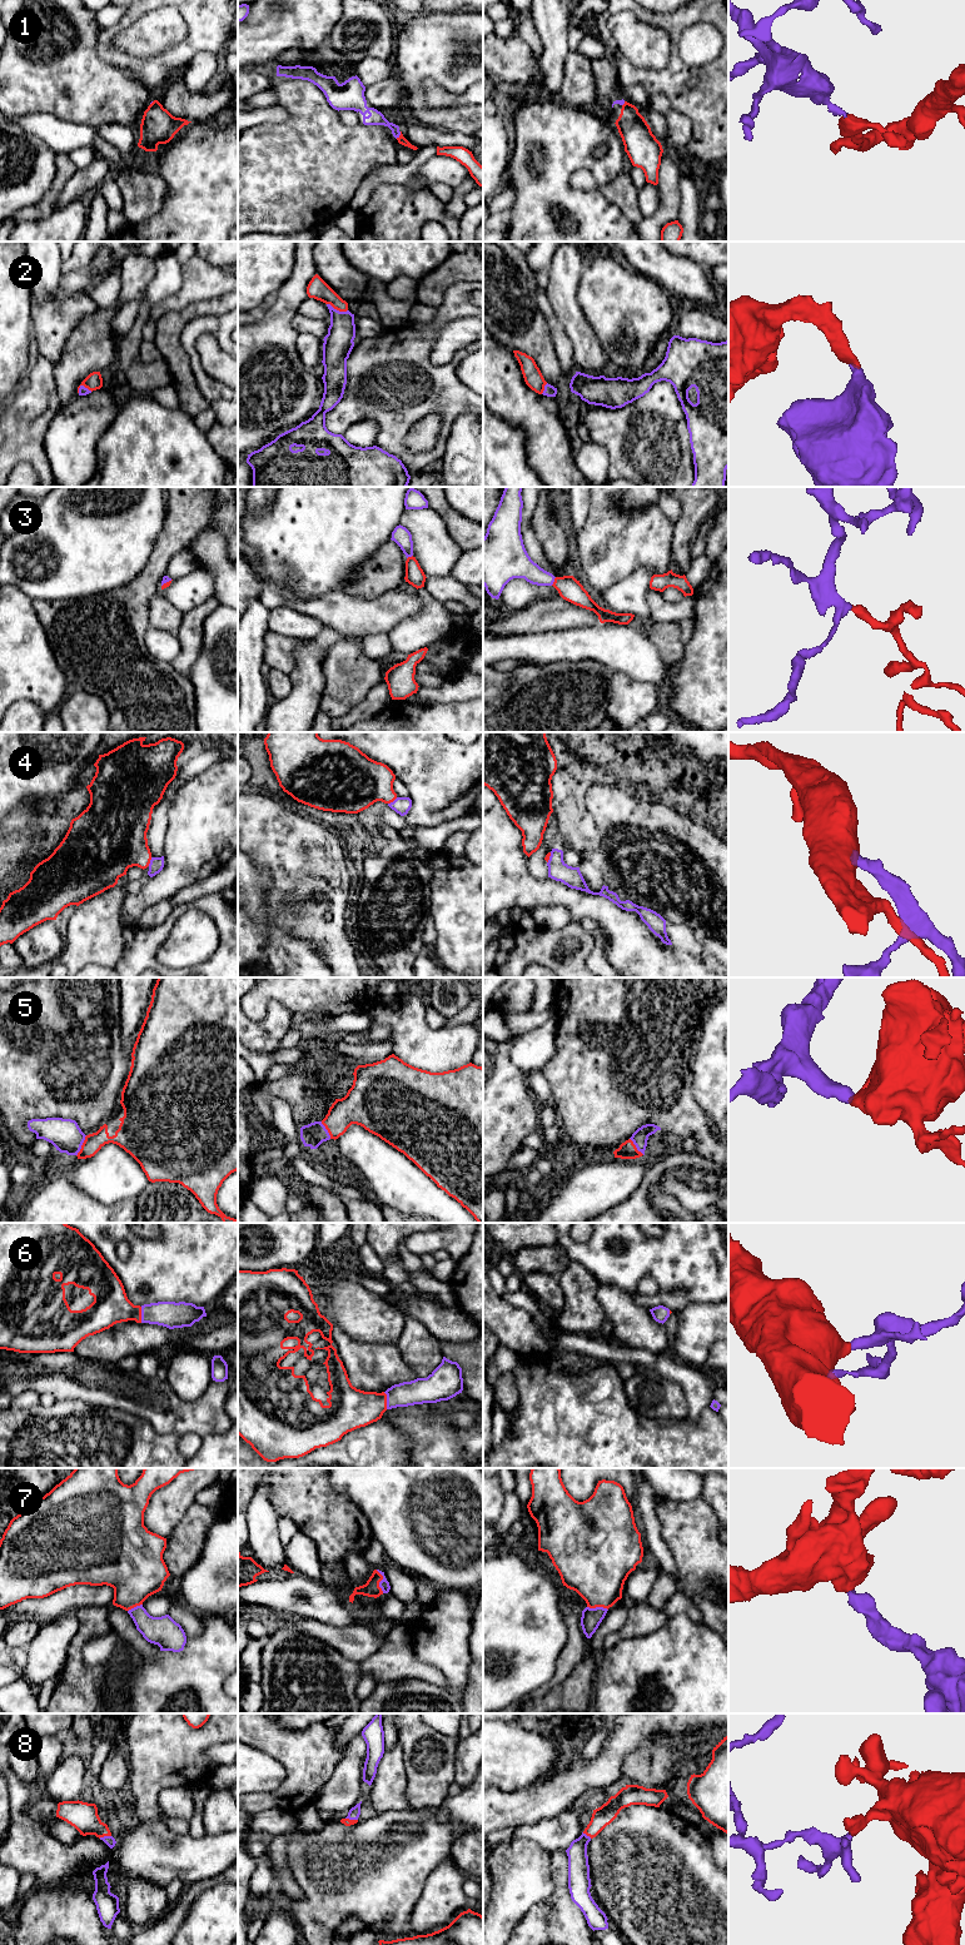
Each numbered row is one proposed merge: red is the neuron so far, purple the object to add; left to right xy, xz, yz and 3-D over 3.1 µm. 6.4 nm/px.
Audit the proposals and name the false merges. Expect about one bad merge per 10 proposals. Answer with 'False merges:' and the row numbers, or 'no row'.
False merges: no row

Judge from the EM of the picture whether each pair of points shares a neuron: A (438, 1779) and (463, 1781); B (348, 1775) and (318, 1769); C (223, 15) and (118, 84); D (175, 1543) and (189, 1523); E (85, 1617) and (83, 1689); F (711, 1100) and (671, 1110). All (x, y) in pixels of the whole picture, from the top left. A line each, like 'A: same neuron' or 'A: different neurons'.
A: different neurons
B: different neurons
C: different neurons
D: same neuron
E: same neuron
F: different neurons

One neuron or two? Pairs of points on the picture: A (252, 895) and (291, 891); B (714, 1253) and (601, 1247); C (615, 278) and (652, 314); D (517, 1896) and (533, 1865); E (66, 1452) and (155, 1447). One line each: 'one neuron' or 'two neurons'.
A: two neurons
B: one neuron
C: one neuron
D: one neuron
E: one neuron

